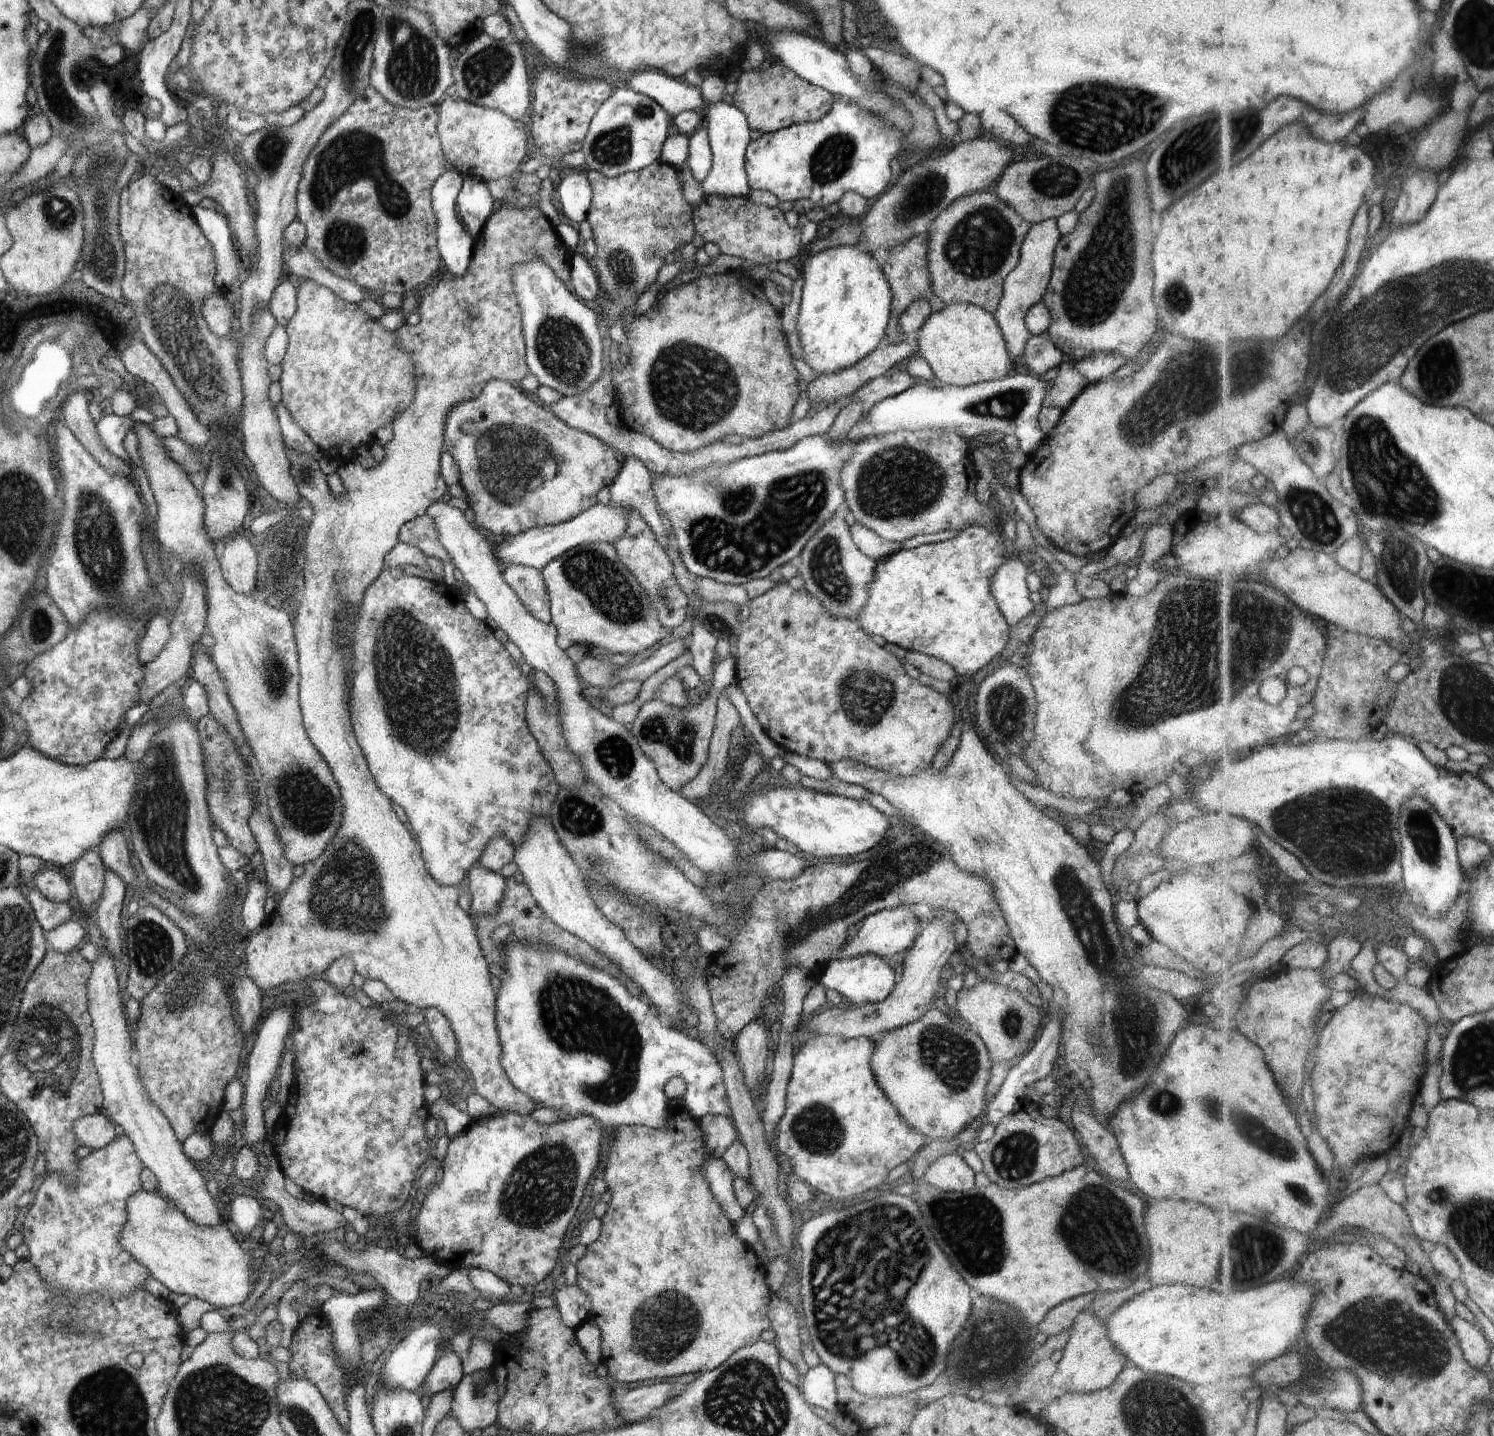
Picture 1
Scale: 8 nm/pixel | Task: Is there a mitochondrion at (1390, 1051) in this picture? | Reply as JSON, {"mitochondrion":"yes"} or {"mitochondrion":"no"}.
{"mitochondrion":"no"}

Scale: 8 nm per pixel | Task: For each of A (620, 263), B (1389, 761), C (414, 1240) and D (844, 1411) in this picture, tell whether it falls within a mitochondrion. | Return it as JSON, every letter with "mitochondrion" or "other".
{"A":"mitochondrion","B":"other","C":"other","D":"other"}

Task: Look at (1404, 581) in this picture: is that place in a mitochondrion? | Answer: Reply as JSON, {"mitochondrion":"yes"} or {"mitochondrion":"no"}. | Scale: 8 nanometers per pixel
{"mitochondrion":"yes"}

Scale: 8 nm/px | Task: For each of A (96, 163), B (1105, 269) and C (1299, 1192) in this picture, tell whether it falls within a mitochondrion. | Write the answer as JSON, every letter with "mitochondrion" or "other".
{"A":"mitochondrion","B":"mitochondrion","C":"mitochondrion"}

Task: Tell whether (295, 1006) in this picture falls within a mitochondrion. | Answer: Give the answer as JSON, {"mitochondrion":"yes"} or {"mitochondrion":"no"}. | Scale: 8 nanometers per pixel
{"mitochondrion":"no"}

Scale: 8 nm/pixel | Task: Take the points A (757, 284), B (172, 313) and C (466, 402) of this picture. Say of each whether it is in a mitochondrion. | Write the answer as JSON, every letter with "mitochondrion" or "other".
{"A":"other","B":"mitochondrion","C":"other"}

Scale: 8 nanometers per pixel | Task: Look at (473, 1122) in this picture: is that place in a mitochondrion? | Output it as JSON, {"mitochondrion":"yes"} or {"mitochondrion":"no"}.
{"mitochondrion":"no"}

